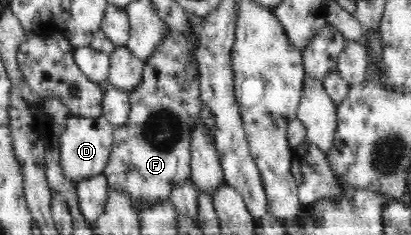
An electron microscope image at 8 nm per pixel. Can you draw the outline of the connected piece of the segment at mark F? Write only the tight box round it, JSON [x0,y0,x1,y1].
[104,31,200,214]

